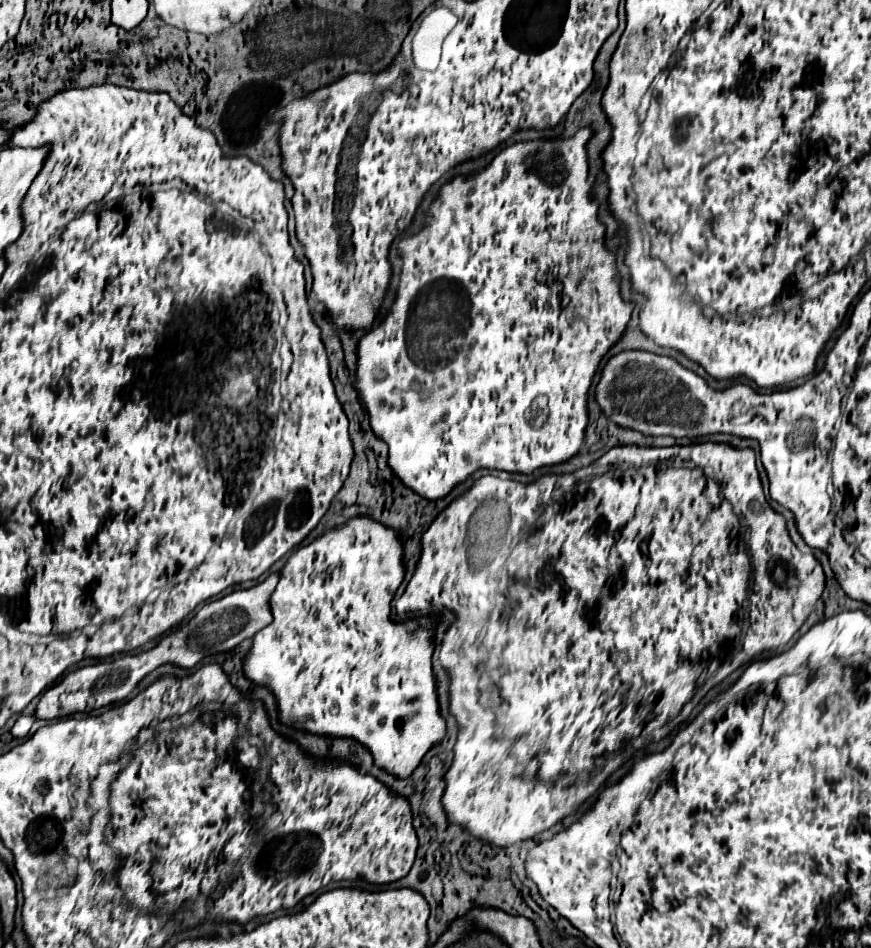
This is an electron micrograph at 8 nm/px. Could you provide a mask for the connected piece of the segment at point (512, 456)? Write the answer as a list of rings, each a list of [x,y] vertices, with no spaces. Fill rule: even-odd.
[[[580,128],[570,138],[546,138],[506,146],[486,168],[472,176],[456,176],[446,182],[440,188],[438,198],[428,206],[422,230],[414,236],[406,236],[406,240],[400,240],[398,244],[402,274],[394,306],[388,310],[382,324],[364,334],[356,346],[358,360],[354,388],[360,404],[370,416],[374,436],[388,446],[388,466],[392,474],[426,500],[446,498],[458,484],[466,482],[480,468],[504,470],[510,474],[532,474],[538,468],[568,462],[584,444],[584,432],[588,426],[588,390],[592,386],[592,378],[600,360],[624,336],[634,310],[634,302],[624,302],[620,296],[622,276],[616,268],[616,254],[604,248],[606,226],[598,220],[598,204],[592,196],[594,176],[590,176],[586,152],[586,144],[592,134],[594,132],[590,128]],[[556,276],[562,276],[564,284],[558,282]],[[554,330],[560,332],[556,342],[552,340]]]

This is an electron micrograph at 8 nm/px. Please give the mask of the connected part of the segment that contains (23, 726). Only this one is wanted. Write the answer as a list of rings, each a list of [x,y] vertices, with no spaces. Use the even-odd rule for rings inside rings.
[[[20,716],[12,728],[12,734],[14,738],[24,738],[28,732],[30,732],[30,726],[32,726],[32,718],[28,716]]]

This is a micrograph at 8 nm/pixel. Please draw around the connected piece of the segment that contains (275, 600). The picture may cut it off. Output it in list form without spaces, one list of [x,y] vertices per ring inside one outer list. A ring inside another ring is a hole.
[[[356,516],[342,526],[334,526],[334,528],[324,530],[324,534],[318,536],[312,544],[296,550],[288,558],[284,568],[280,570],[278,586],[270,596],[272,624],[262,628],[258,634],[252,636],[252,646],[242,660],[242,670],[246,672],[248,680],[268,686],[272,690],[272,694],[276,696],[280,708],[288,710],[290,714],[294,714],[298,718],[306,718],[306,732],[308,734],[326,736],[326,738],[352,738],[352,740],[356,740],[370,750],[376,766],[386,770],[388,774],[394,774],[400,780],[408,778],[420,766],[422,758],[434,746],[438,746],[446,736],[446,722],[440,714],[438,692],[436,692],[436,676],[434,676],[434,668],[432,668],[432,652],[434,652],[438,618],[421,616],[412,618],[408,622],[394,622],[392,618],[388,618],[390,616],[390,600],[394,598],[396,590],[400,588],[404,574],[406,574],[404,548],[402,548],[402,538],[400,538],[398,530],[392,530],[392,528],[372,520],[372,518],[366,518],[366,516]]]

